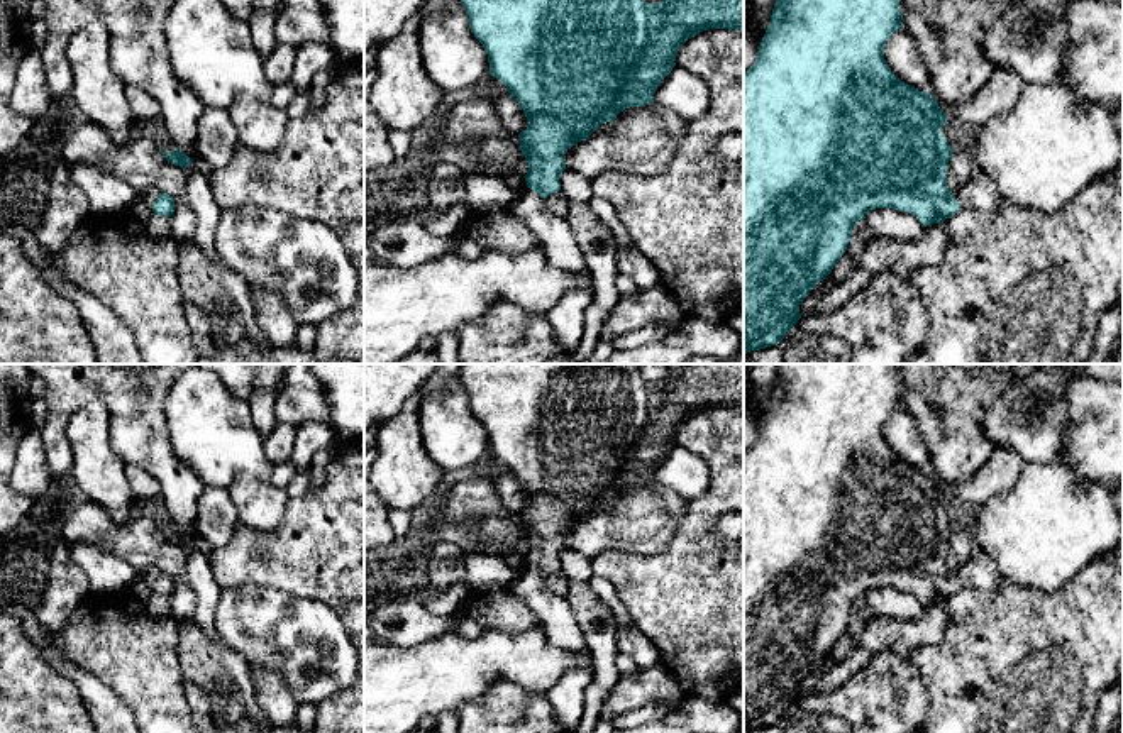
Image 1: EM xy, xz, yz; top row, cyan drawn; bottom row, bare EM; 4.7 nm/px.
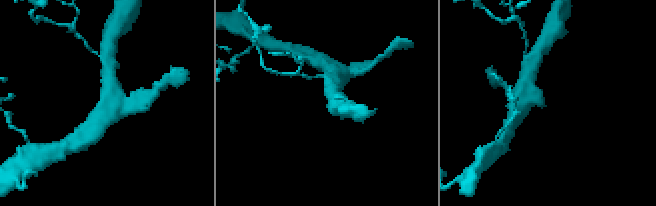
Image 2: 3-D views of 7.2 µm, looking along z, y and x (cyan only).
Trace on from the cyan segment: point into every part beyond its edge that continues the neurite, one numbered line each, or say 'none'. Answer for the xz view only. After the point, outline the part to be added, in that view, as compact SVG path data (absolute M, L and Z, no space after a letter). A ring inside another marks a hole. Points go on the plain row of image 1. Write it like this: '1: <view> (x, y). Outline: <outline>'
1: xz (554, 611). Outline: M527 567L517 581L508 586L508 592L518 596L542 621L550 645L589 655L573 608L566 598L557 596L547 587L540 574Z

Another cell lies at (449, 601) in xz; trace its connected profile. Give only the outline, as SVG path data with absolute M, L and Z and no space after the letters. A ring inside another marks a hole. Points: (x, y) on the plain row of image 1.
M456 584L437 598L423 603L425 609L432 615L447 616L457 613L469 599L473 589L466 584Z

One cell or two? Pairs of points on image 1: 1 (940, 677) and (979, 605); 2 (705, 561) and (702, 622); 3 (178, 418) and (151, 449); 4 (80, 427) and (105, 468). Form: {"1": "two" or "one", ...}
{"1": "one", "2": "one", "3": "two", "4": "one"}

